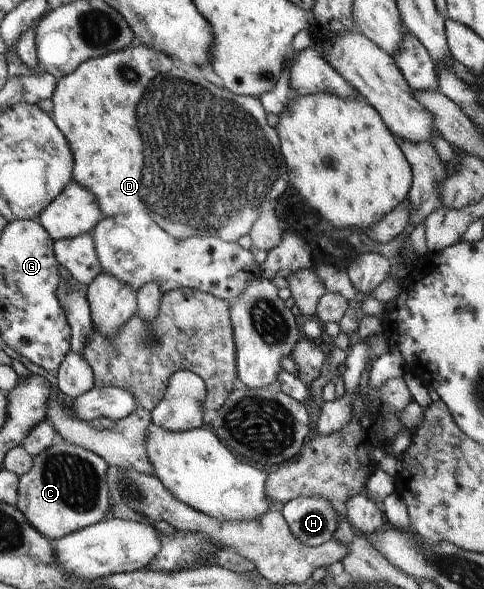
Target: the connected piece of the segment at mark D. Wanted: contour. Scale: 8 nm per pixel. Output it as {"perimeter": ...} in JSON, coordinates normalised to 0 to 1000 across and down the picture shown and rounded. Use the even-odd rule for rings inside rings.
{"perimeter":[[[269,76],[264,81],[174,104],[151,124],[118,134],[105,168],[112,177],[107,202],[145,241],[155,265],[151,307],[186,321],[200,333],[213,367],[281,367],[289,374],[314,370],[326,384],[368,406],[426,399],[426,394],[463,380],[479,357],[492,357],[500,350],[525,357],[566,351],[597,311],[616,321],[624,340],[636,343],[651,357],[651,363],[661,363],[667,372],[682,375],[688,387],[756,387],[777,380],[831,341],[843,340],[843,323],[847,312],[853,312],[853,289],[847,289],[845,270],[835,268],[833,255],[822,251],[787,194],[748,163],[707,166],[702,161],[676,156],[612,161],[597,168],[591,183],[576,192],[572,214],[558,217],[550,211],[552,190],[545,190],[541,177],[529,165],[486,161],[467,149],[450,149],[417,131],[417,122],[405,115],[384,122],[368,115],[341,92],[326,92],[298,78]]]}

